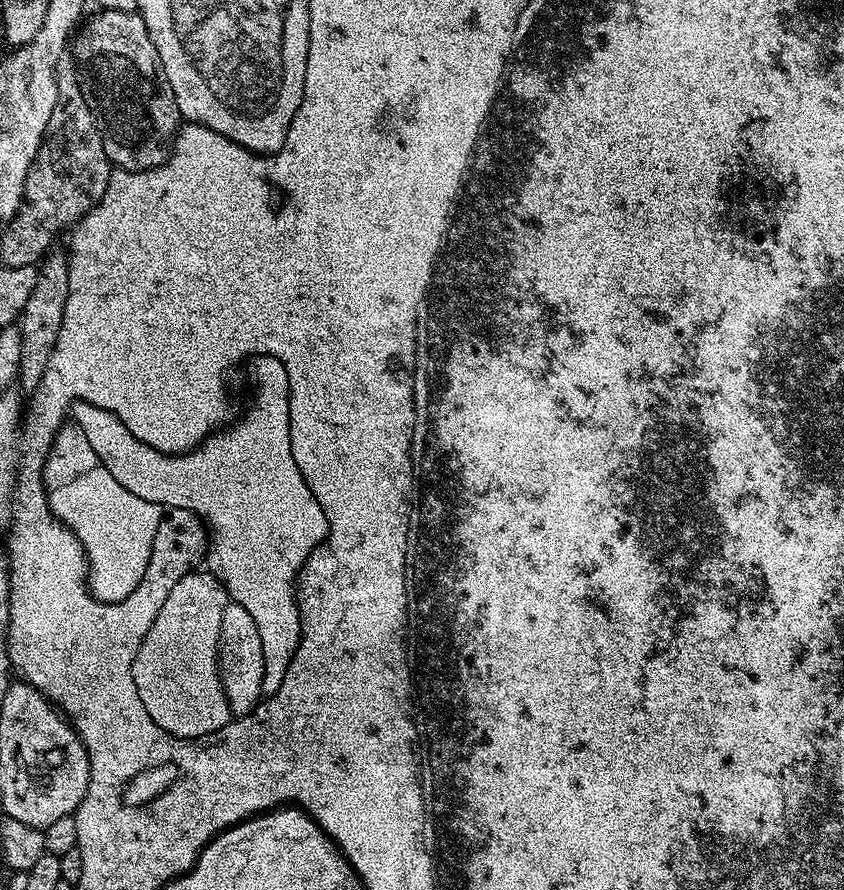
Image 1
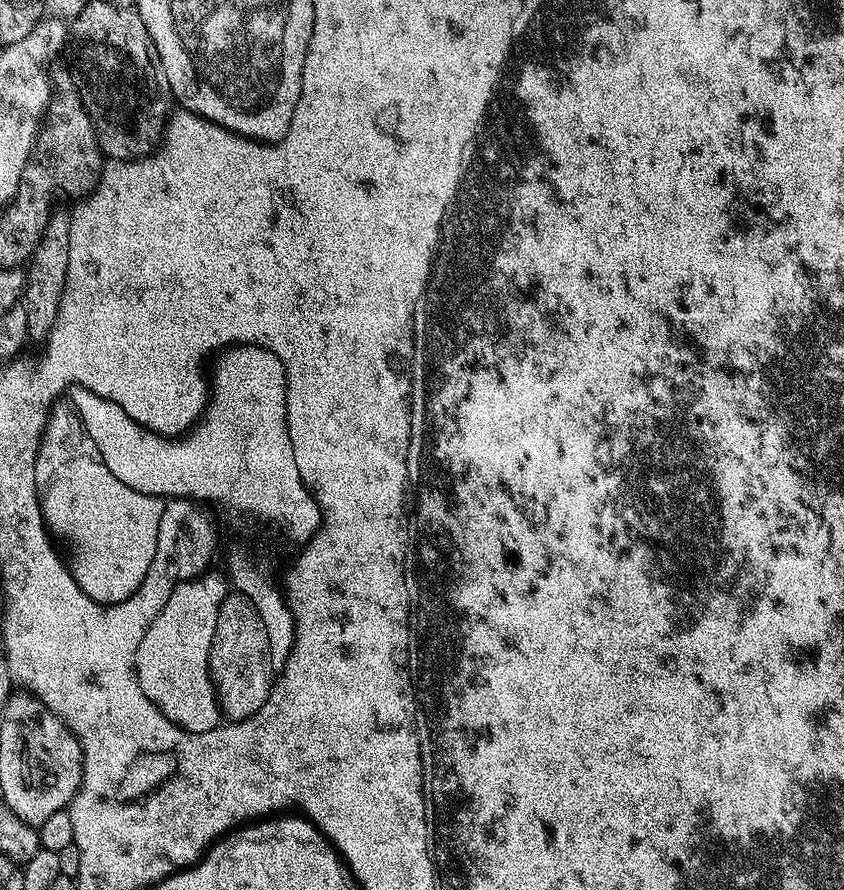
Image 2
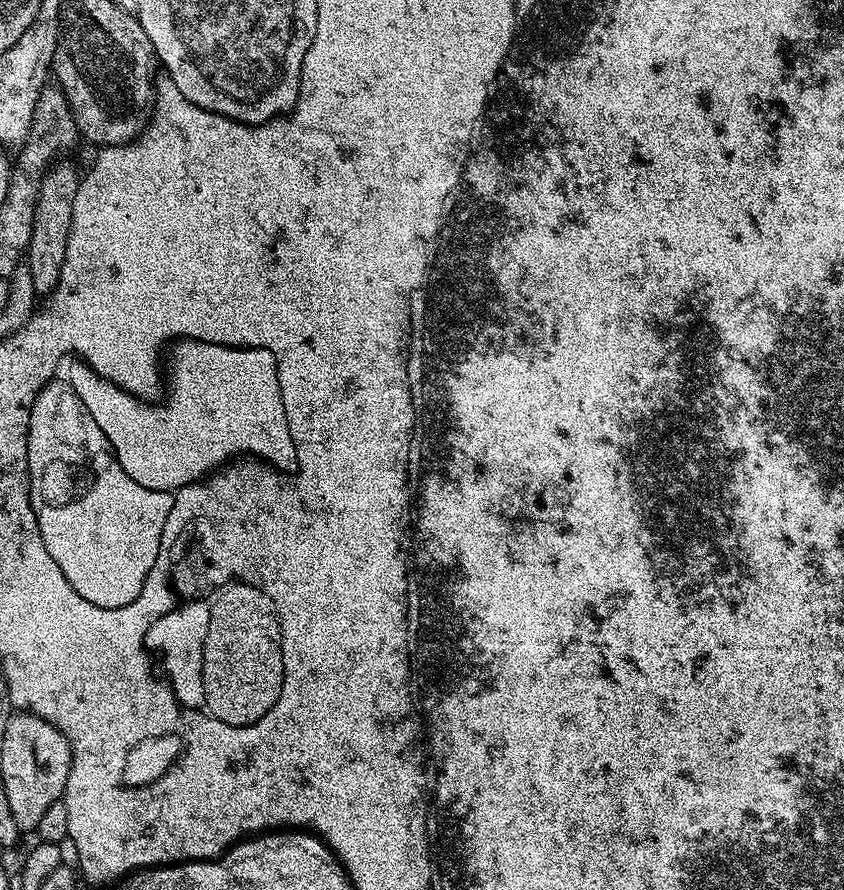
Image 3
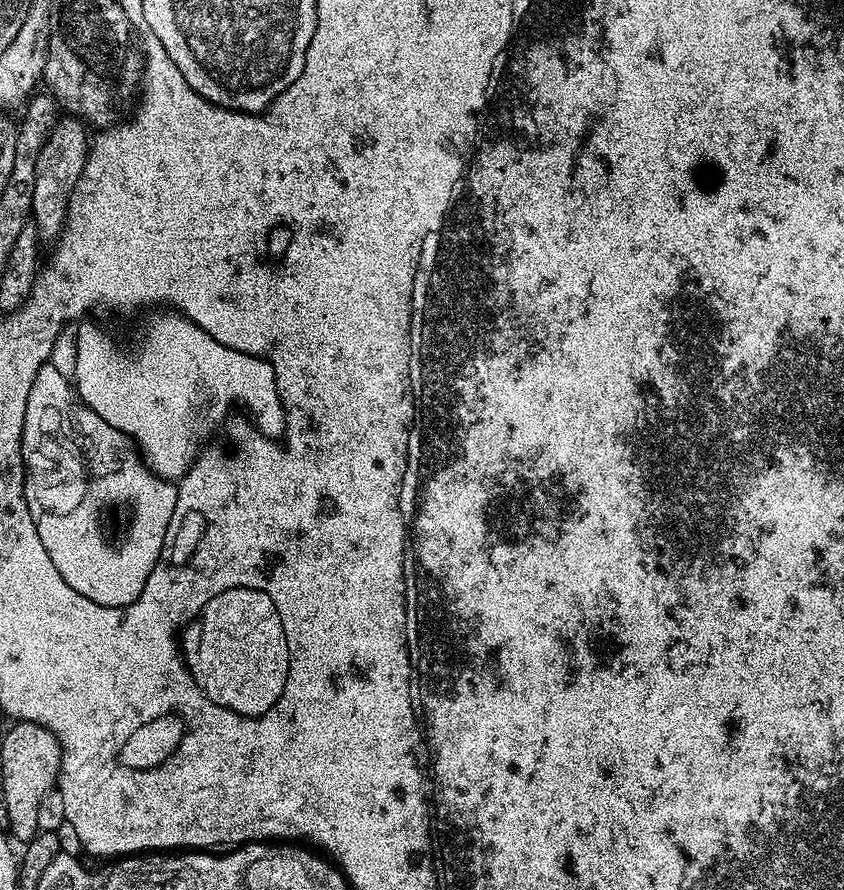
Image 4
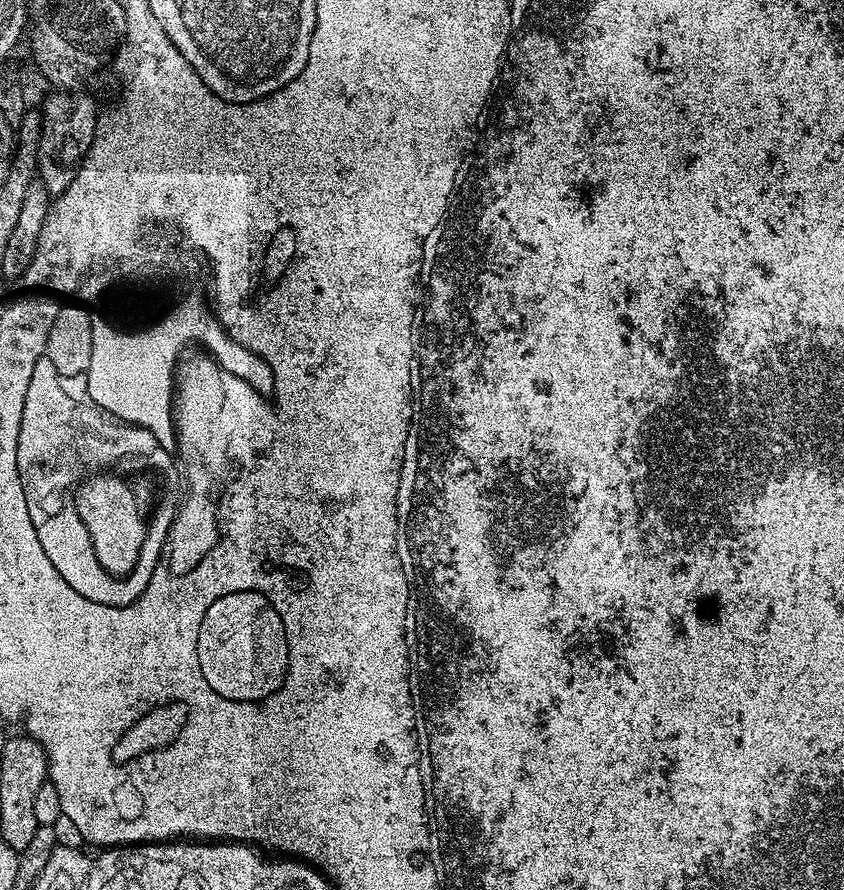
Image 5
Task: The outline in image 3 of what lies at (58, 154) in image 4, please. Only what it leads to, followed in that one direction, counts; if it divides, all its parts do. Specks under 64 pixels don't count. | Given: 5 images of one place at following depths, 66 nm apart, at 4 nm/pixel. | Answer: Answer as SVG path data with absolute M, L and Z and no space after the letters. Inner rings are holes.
M53 163L42 178L26 253L26 263L34 278L34 290L40 298L51 296L60 281L62 262L66 262L66 242L70 242L70 222L74 218L74 194L78 194L80 185L81 173L76 172L75 166L60 163Z

